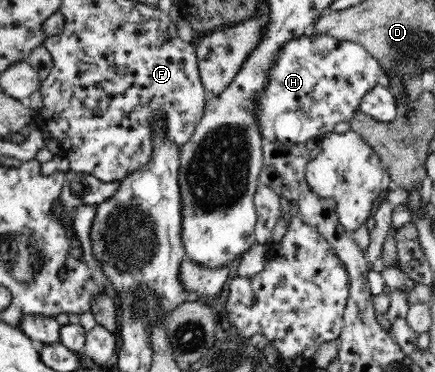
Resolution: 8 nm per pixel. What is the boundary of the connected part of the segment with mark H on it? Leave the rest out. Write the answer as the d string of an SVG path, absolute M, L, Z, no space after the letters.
M312 31L305 36L289 39L283 43L278 59L270 67L270 78L261 93L254 100L254 113L257 114L257 129L261 137L273 143L292 146L298 143L319 139L334 131L337 123L349 122L355 111L360 109L361 97L381 84L388 87L388 75L381 70L379 63L359 43L338 40L327 34L315 34Z

